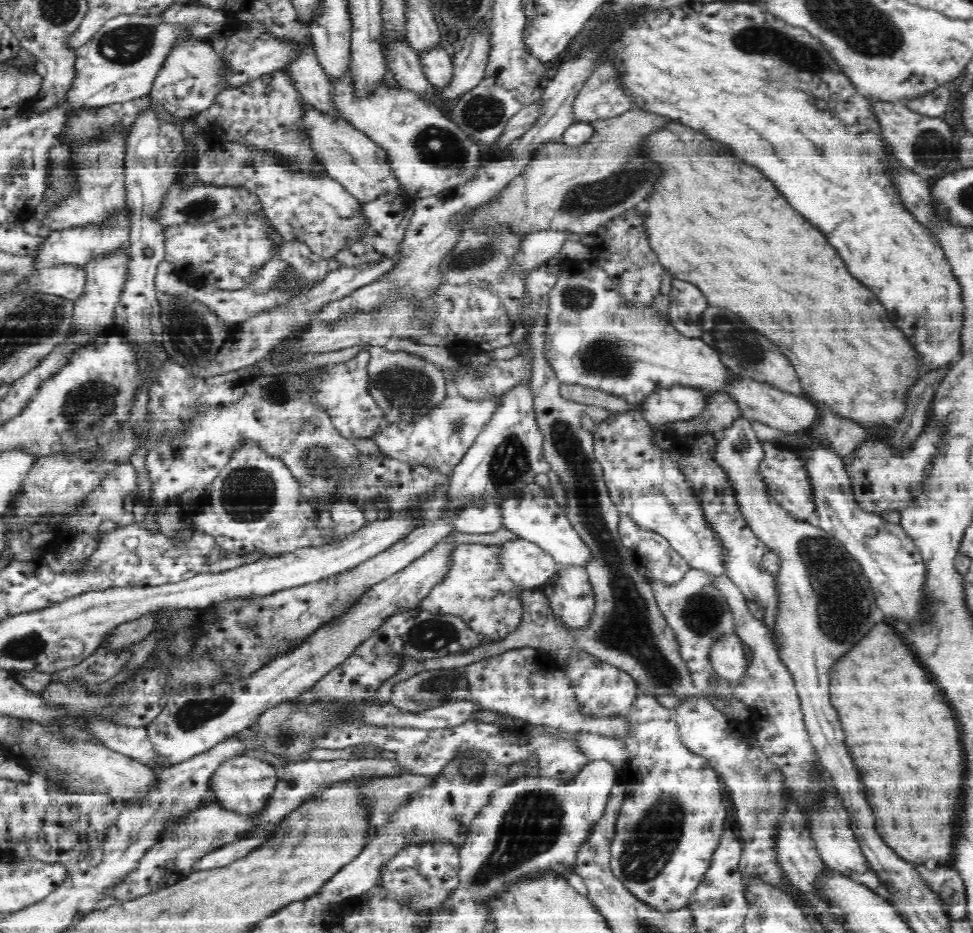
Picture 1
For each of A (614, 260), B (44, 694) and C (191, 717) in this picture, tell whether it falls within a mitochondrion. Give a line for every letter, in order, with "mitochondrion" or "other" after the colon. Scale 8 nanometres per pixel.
A: other
B: other
C: mitochondrion

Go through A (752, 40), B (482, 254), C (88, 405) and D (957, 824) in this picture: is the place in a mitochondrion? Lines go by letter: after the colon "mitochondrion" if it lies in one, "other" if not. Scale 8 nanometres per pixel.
A: mitochondrion
B: mitochondrion
C: mitochondrion
D: other

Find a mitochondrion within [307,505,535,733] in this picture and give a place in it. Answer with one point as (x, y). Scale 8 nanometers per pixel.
(434, 634)

